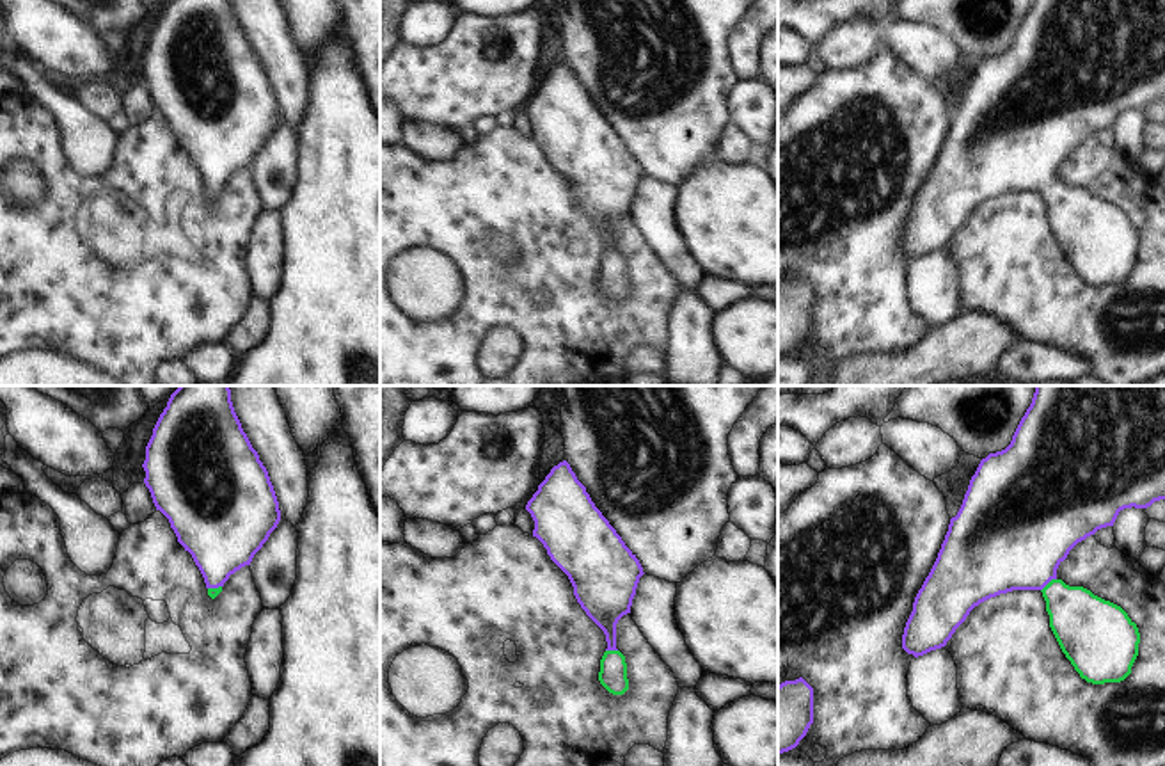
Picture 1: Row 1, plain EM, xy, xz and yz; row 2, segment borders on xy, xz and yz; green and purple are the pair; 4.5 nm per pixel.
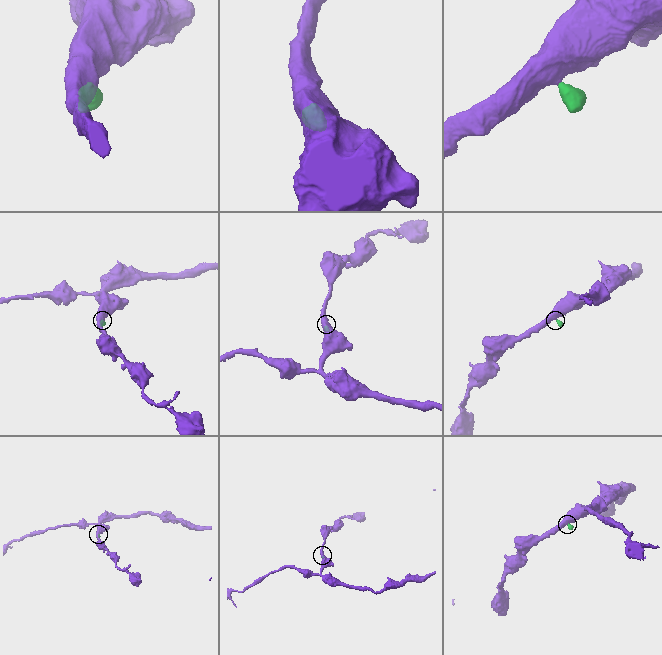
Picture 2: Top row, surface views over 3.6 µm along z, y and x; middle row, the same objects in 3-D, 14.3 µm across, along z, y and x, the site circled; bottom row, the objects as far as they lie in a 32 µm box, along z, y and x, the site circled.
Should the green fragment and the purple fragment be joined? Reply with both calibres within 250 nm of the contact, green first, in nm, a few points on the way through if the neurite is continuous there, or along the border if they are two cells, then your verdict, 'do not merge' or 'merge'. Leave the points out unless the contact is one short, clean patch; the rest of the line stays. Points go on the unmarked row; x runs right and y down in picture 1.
280 nm thick on the green side, 460 nm on the other; runs through yz (1084, 226), (1048, 185), (1016, 141); merge

